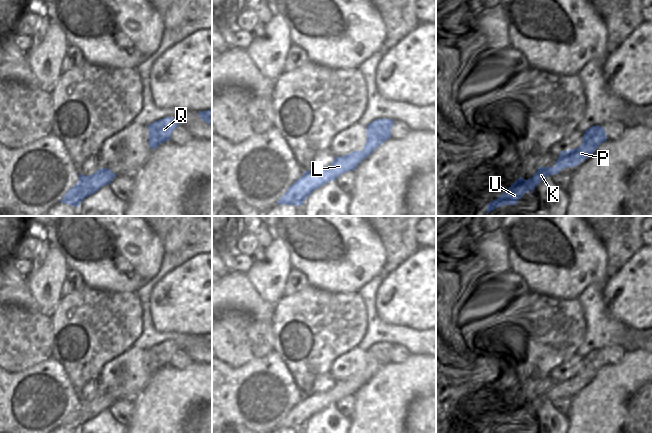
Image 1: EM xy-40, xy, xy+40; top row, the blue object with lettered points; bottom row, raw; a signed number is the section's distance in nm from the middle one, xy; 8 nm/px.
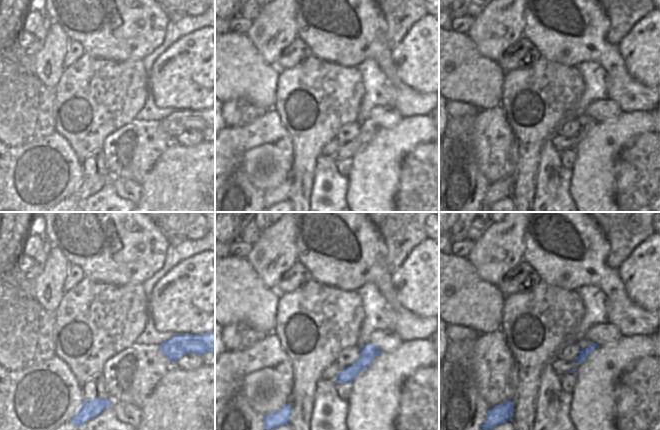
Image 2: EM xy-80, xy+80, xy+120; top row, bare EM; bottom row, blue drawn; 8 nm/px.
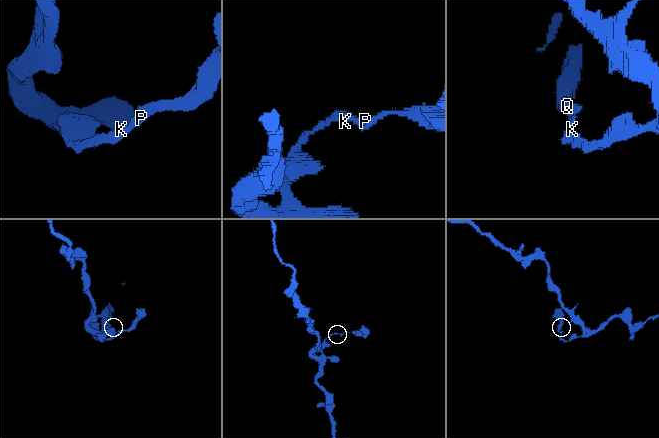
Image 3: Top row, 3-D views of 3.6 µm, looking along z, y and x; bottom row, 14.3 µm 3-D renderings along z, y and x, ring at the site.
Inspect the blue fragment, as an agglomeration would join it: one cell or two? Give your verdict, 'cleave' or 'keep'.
keep

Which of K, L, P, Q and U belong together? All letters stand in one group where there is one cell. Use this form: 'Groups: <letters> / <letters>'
Groups: K L P Q U

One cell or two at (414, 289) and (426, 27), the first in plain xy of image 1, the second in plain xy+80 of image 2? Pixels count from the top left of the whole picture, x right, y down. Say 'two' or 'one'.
one

